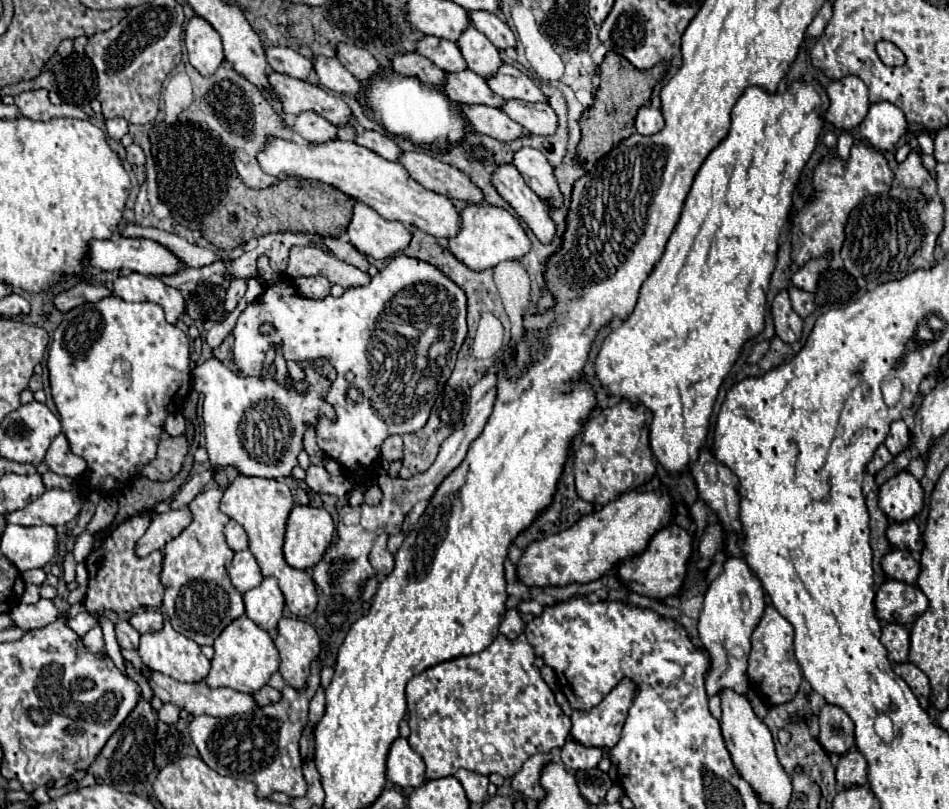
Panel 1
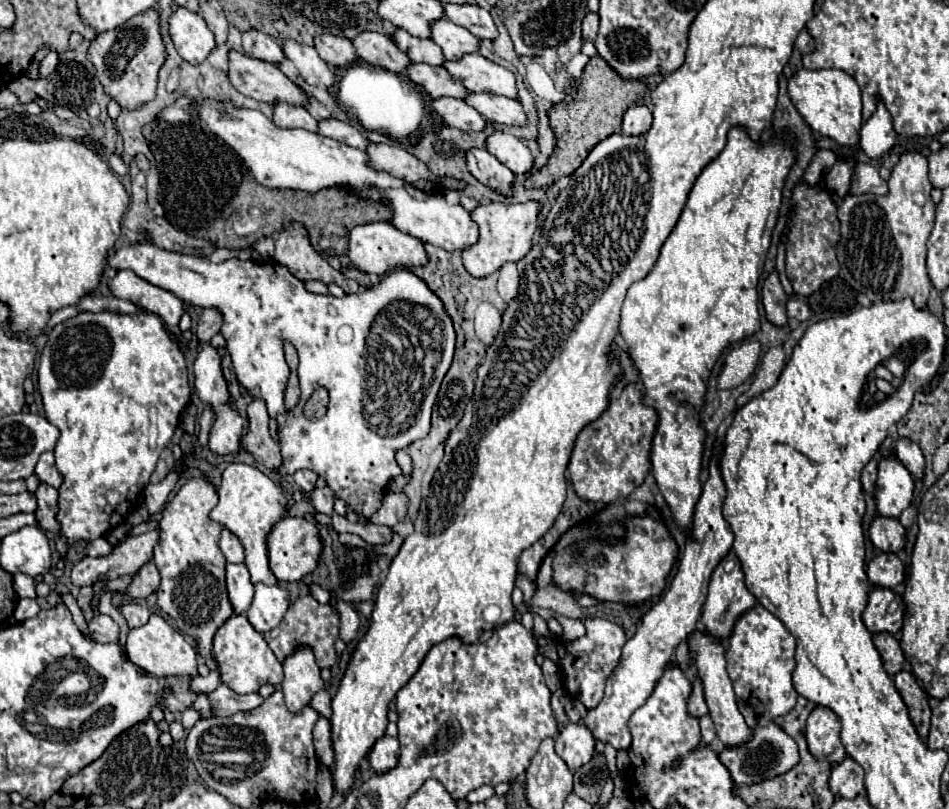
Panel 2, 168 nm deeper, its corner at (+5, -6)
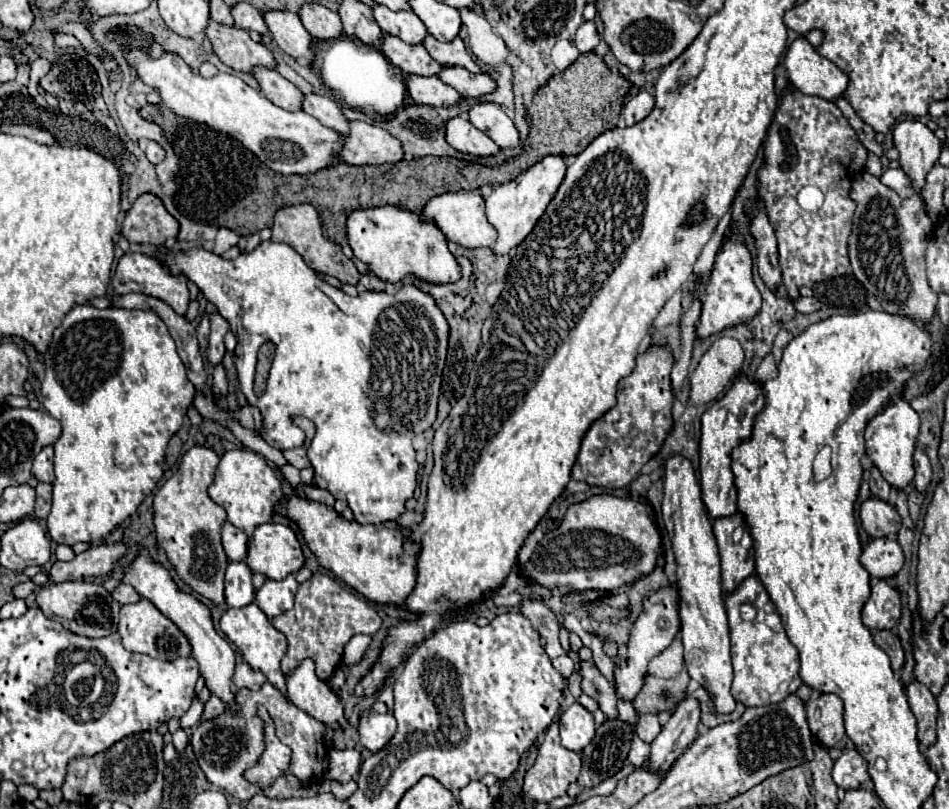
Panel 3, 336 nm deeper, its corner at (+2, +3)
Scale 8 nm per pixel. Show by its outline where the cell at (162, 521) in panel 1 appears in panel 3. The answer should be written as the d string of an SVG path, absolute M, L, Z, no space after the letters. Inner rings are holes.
M122 543L116 545L92 545L88 551L78 553L72 561L56 561L50 567L48 577L54 583L80 579L80 577L100 577L112 573L116 561L126 553Z

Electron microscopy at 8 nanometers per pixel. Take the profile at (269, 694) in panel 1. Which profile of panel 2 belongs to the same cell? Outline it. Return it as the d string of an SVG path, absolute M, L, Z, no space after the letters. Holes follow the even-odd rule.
M219 684L215 692L209 694L213 710L217 716L231 716L235 712L245 712L245 710L253 710L259 708L259 704L263 704L263 698L253 692L253 694L235 694L233 690L229 690L225 684Z

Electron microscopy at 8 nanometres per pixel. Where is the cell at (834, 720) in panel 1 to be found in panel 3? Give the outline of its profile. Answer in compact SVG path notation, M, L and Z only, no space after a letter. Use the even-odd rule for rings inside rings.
M822 693L816 701L808 701L808 725L824 747L844 747L844 703L838 695Z

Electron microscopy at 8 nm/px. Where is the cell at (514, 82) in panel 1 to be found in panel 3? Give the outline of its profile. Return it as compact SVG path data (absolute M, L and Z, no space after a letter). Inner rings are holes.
M426 35L424 43L426 51L430 53L432 59L436 59L440 65L462 65L466 67L468 71L472 73L484 73L484 69L468 55L466 47L464 47L464 41L460 37L454 37L452 41L436 41L432 35Z

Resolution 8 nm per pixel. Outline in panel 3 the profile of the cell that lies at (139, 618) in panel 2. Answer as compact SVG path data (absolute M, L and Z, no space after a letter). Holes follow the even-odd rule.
M118 583L118 587L112 591L112 597L120 603L120 605L126 605L126 603L136 603L140 599L140 595L134 591L134 587L130 587L128 583Z

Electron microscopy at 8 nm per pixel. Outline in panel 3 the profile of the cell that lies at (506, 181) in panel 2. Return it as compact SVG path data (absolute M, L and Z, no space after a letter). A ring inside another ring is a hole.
M450 117L446 119L444 127L446 141L462 153L486 157L500 151L500 147L484 131L478 131L466 117Z

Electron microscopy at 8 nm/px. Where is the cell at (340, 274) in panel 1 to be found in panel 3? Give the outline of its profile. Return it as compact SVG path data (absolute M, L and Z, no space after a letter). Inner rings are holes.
M302 203L302 205L288 205L288 207L278 209L276 215L274 215L272 241L280 241L280 243L290 245L294 251L298 251L298 253L302 255L302 259L308 263L308 267L314 269L316 273L332 275L332 277L340 279L342 283L358 285L360 273L358 273L354 261L348 259L348 257L342 253L342 247L340 247L338 243L334 243L334 241L330 241L328 237L324 237L320 215L318 215L318 211L316 211L312 205Z

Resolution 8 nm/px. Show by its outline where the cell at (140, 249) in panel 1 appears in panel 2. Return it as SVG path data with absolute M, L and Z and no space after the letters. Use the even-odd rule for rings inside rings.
M149 242L119 248L107 258L107 266L113 270L129 268L137 276L143 276L143 280L159 288L167 288L183 302L201 308L219 308L223 314L221 334L227 342L227 352L231 354L237 380L251 396L263 398L269 416L275 416L279 422L283 454L283 466L279 472L295 474L299 468L309 468L325 476L327 486L337 494L337 498L343 498L349 504L349 510L363 518L369 518L379 508L387 482L401 474L395 462L395 452L417 440L413 428L431 426L431 410L439 392L439 384L453 360L453 320L425 280L415 276L411 270L395 268L387 272L377 286L365 288L357 294L347 294L343 298L335 298L331 294L317 296L307 292L301 280L297 280L285 266L277 266L275 262L255 264L231 258L221 264L213 264L205 258L167 252ZM411 332L417 332L417 342L411 338ZM343 338L347 342L343 342ZM283 340L289 340L299 352L297 376L301 396L295 410L287 410L283 400L291 374L281 348ZM319 386L329 390L329 408L321 420L311 422L303 416L303 406Z

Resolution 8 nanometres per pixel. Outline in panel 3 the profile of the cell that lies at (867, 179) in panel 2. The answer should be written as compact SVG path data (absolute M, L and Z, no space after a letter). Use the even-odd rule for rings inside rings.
M888 169L888 171L884 171L884 175L880 177L880 181L882 181L886 187L894 189L900 197L910 197L910 195L914 195L914 187L912 187L912 183L910 183L910 177L908 177L902 169Z

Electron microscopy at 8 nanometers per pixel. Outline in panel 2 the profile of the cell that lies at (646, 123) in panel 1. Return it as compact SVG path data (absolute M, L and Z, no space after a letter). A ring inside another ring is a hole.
M643 104L631 106L623 116L623 132L627 136L643 136L649 132L651 122L653 122L653 116L647 106Z

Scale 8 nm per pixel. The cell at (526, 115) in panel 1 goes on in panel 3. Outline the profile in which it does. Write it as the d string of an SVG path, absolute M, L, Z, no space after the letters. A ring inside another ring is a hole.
M446 67L436 75L446 85L454 87L462 97L482 97L494 89L494 81L486 73L468 73L464 67Z

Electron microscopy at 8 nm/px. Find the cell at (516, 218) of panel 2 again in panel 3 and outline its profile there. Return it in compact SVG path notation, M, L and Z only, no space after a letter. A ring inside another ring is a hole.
M546 155L544 159L530 165L526 171L522 171L510 183L502 183L494 187L494 191L486 197L486 217L498 231L498 239L492 247L496 255L504 255L510 249L514 249L534 229L536 221L546 211L550 199L556 195L566 175L566 161L568 161L566 155Z

